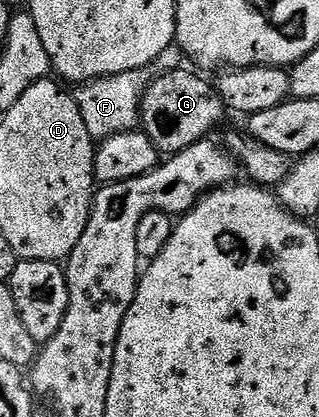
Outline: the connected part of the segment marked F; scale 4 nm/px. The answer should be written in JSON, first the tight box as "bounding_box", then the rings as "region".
{"bounding_box":[75,45,184,142],"region":[[[179,45],[167,47],[154,63],[126,74],[107,76],[104,79],[92,80],[75,89],[78,110],[82,110],[82,122],[86,122],[86,130],[93,141],[99,142],[119,132],[131,132],[140,124],[140,103],[144,91],[163,73],[173,72],[183,67],[184,55]]]}

